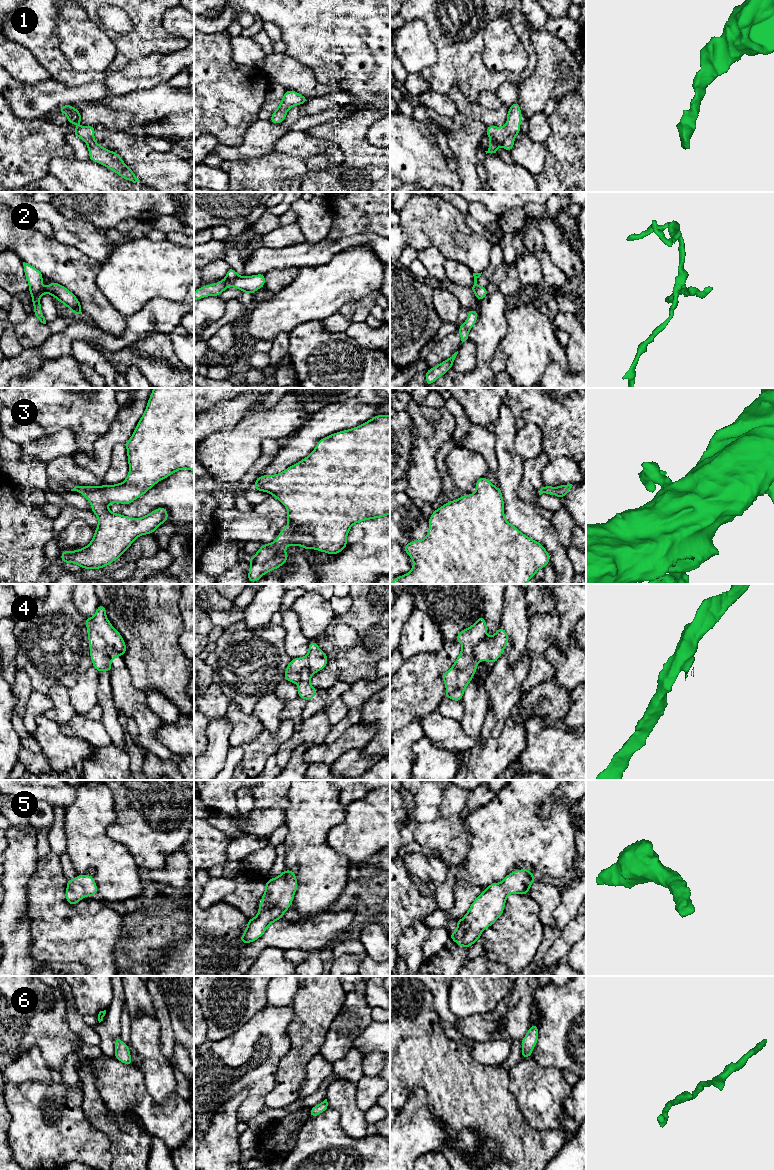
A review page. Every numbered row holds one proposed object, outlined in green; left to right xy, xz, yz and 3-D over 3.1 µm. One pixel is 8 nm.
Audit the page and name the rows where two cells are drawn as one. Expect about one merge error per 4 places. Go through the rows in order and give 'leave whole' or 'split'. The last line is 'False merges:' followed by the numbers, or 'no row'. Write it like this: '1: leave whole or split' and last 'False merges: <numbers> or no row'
1: leave whole
2: split
3: leave whole
4: split
5: leave whole
6: leave whole
False merges: 2, 4

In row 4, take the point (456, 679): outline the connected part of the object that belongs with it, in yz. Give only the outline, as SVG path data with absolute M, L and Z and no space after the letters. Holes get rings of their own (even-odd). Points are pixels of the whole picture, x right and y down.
M480 616L469 628L462 630L456 641L462 645L461 652L453 666L441 675L445 686L445 696L454 701L461 701L467 685L471 682L478 661L474 649L487 637L486 620Z

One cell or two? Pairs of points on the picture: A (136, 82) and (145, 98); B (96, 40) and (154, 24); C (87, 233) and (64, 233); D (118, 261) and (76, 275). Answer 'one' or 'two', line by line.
A: two
B: two
C: one
D: two

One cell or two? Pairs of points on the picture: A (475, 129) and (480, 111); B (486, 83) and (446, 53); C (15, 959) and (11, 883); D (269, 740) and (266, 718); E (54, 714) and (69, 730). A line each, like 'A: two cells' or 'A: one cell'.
A: two cells
B: one cell
C: one cell
D: two cells
E: two cells

